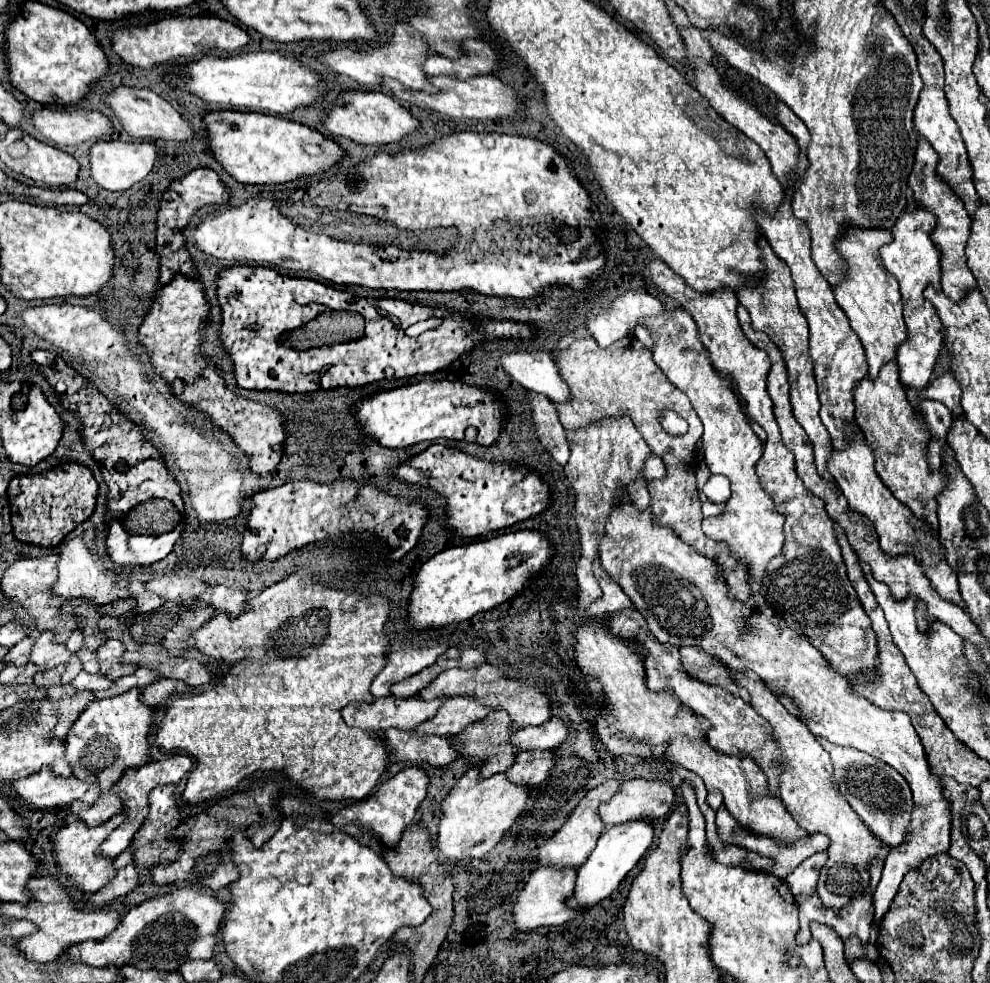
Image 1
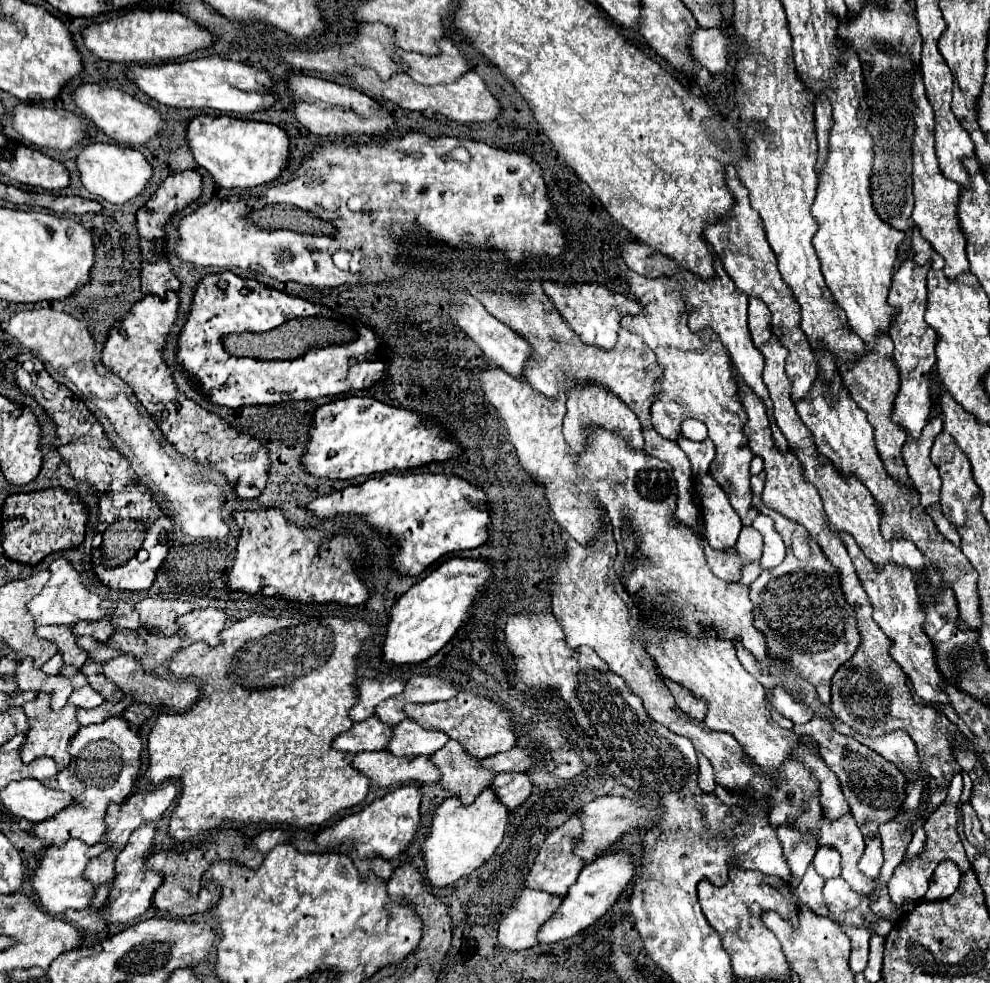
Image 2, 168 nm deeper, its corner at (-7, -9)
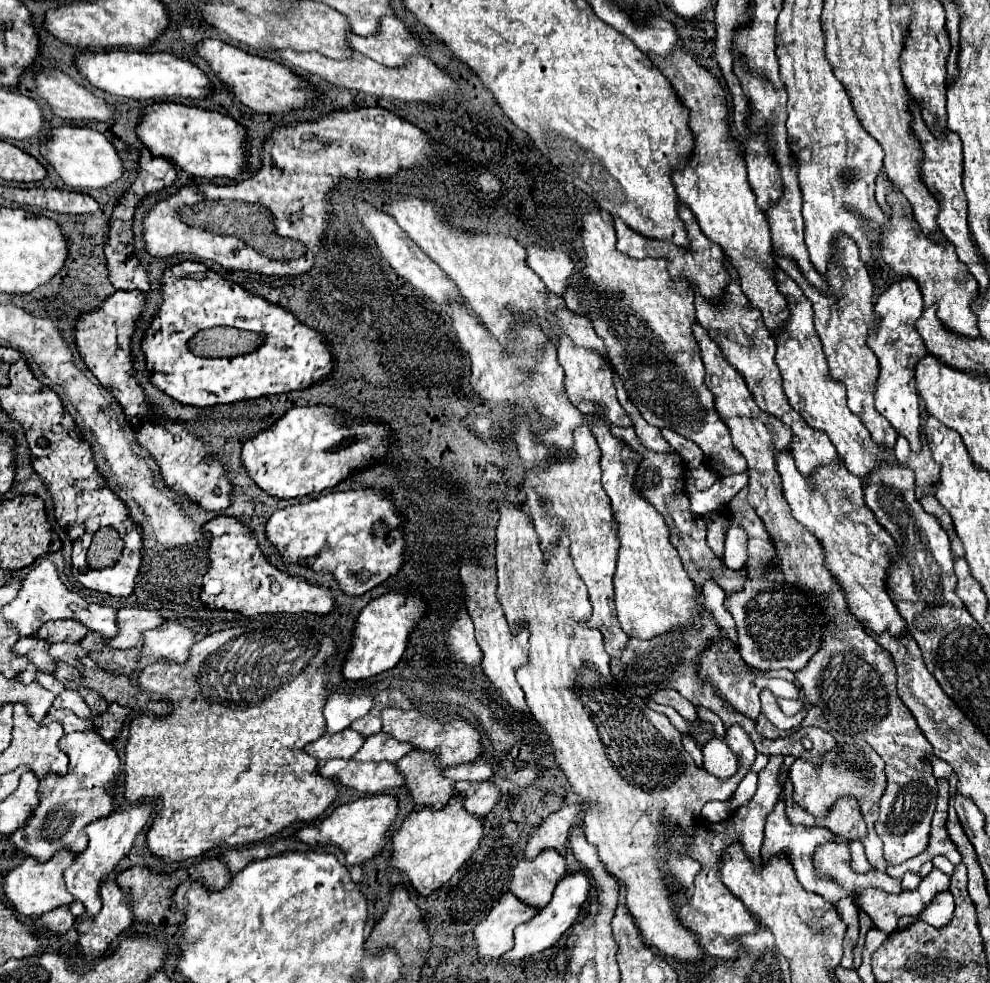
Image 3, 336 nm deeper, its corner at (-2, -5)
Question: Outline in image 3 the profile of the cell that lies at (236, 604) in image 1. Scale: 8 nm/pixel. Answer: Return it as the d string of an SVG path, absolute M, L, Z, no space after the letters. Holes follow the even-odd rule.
M164 622L154 630L142 634L144 642L140 646L140 660L166 660L184 664L194 644L194 632L186 626L186 622Z

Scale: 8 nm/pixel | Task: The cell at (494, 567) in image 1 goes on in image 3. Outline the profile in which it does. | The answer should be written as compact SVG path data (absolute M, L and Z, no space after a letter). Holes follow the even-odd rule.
M388 592L372 602L368 602L356 618L352 630L352 648L346 654L342 664L342 676L348 682L358 682L372 678L384 670L390 670L398 664L400 656L406 650L406 640L414 630L418 618L424 612L424 602L420 596L402 596L396 592Z

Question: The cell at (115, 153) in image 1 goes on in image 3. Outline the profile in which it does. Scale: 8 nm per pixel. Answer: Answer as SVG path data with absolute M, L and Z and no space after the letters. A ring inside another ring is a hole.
M68 124L60 128L52 128L48 132L48 140L40 142L40 154L56 170L56 174L64 180L64 184L74 190L104 188L116 182L122 176L122 168L124 168L114 146L94 128L76 128Z

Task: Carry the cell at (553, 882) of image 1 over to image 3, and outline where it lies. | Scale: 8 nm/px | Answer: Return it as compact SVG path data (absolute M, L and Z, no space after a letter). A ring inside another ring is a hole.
M512 892L496 900L488 916L474 928L474 948L478 956L500 958L504 952L508 952L514 946L514 928L528 922L534 912L538 910L520 902Z

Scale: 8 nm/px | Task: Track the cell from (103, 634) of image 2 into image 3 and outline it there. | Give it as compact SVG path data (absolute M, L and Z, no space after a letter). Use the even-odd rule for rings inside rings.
M56 620L56 622L46 622L36 632L36 638L48 638L50 644L54 642L78 642L86 636L86 628L74 620Z

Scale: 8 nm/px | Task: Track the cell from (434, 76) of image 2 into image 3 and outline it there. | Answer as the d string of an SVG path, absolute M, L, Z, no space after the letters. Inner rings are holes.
M396 16L382 18L378 34L358 36L350 32L346 34L346 42L356 52L384 66L402 66L406 56L424 54L424 50L420 48L420 40L416 40Z

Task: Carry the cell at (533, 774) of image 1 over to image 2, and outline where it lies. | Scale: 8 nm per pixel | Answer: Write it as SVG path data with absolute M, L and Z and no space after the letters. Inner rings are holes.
M527 772L497 774L493 780L493 788L505 806L517 808L529 798L529 794L533 790L533 782Z

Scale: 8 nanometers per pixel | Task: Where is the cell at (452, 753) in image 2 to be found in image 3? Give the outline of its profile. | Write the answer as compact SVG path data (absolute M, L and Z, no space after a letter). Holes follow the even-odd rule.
M408 752L396 762L406 778L406 788L416 806L442 808L454 796L454 782L442 776L436 758L428 752Z

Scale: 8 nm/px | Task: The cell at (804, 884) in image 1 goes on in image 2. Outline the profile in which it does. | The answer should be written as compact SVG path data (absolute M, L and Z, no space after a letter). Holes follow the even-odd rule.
M821 846L815 854L815 860L813 860L813 866L817 870L819 876L823 876L825 880L827 878L837 878L841 874L841 860L839 860L839 852L831 846Z

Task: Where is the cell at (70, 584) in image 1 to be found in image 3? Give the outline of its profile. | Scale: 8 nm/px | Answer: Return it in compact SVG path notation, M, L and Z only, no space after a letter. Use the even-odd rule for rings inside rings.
M42 558L34 566L34 570L24 578L18 596L2 608L2 616L6 618L6 622L10 622L10 624L14 624L14 628L18 628L20 636L30 636L30 634L36 634L38 628L48 620L58 620L58 618L66 620L66 618L70 618L72 616L70 606L78 604L78 602L82 602L82 598L78 594L70 592L62 584L62 580L56 572L56 566L50 560Z

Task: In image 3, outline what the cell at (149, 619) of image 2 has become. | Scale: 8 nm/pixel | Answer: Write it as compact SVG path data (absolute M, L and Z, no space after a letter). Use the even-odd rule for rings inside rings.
M120 608L118 614L116 614L118 634L108 644L110 644L110 648L118 648L118 650L134 648L142 642L142 632L144 630L152 630L152 628L160 626L162 622L164 620L152 610Z

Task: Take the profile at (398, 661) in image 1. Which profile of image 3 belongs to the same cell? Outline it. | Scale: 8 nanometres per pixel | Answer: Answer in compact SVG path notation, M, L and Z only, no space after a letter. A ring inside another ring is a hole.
M330 694L324 706L326 734L336 734L340 730L346 730L354 720L366 716L372 706L374 706L372 696Z

